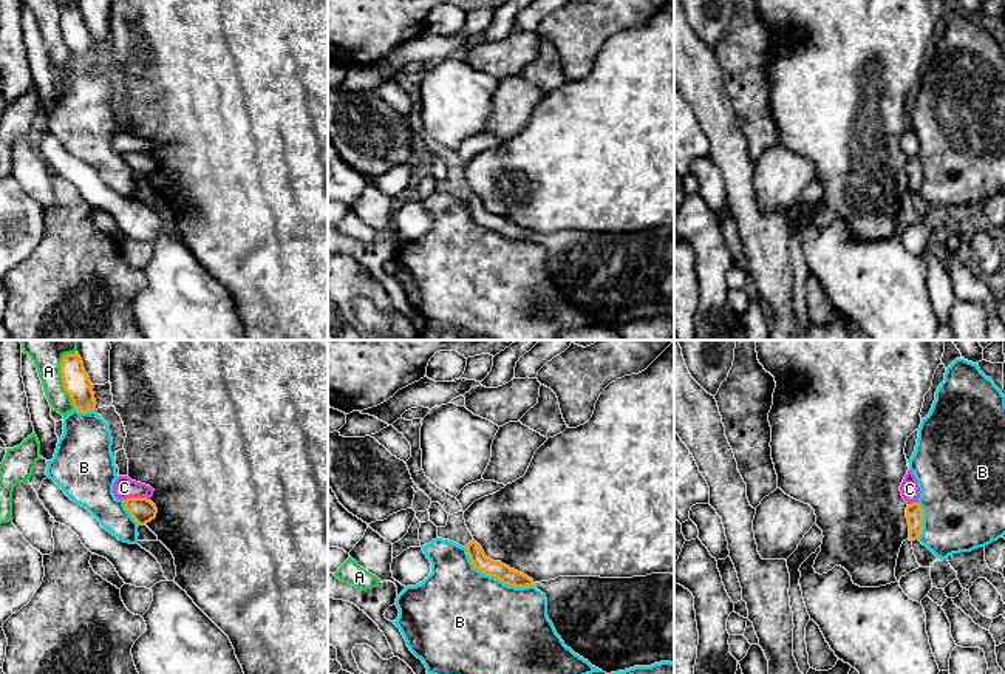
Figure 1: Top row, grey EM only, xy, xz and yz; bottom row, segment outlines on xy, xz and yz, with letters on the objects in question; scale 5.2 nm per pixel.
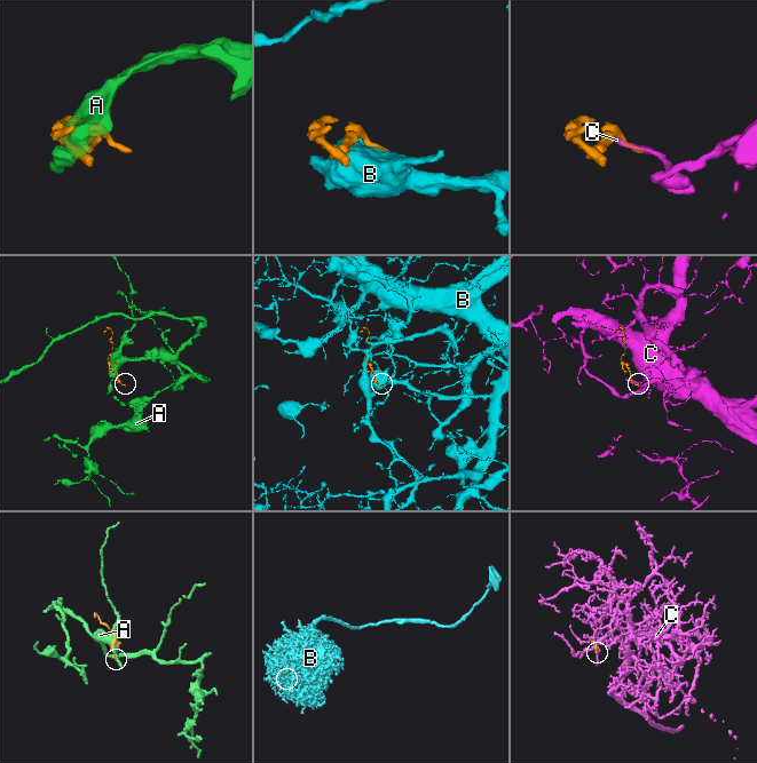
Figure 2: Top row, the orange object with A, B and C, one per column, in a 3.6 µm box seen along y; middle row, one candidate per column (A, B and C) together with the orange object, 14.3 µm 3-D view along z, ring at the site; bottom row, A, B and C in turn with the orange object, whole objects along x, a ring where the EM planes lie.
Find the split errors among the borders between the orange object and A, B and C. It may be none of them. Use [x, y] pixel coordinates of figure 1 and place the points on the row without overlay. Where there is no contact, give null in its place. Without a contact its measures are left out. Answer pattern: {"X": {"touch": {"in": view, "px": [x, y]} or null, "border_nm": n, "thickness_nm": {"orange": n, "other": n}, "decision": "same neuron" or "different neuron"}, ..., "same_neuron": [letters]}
{"A": {"touch": {"in": "xy", "px": [62, 31]}, "border_nm": 320, "thickness_nm": {"orange": 140, "other": 140}, "decision": "different neuron"}, "B": {"touch": {"in": "xz", "px": [495, 231]}, "border_nm": 420, "thickness_nm": {"orange": 90, "other": 480}, "decision": "different neuron"}, "C": {"touch": {"in": "xy", "px": [135, 152]}, "border_nm": 140, "thickness_nm": {"orange": 130, "other": 110}, "decision": "different neuron"}, "same_neuron": []}

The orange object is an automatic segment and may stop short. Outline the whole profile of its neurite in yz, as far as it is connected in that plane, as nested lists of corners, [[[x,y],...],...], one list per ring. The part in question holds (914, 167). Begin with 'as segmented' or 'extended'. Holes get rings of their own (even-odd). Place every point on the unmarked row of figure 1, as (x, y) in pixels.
as segmented; [[[918,156],[908,158],[906,172],[909,178],[909,192],[911,195],[915,195],[923,182],[923,164]]]

